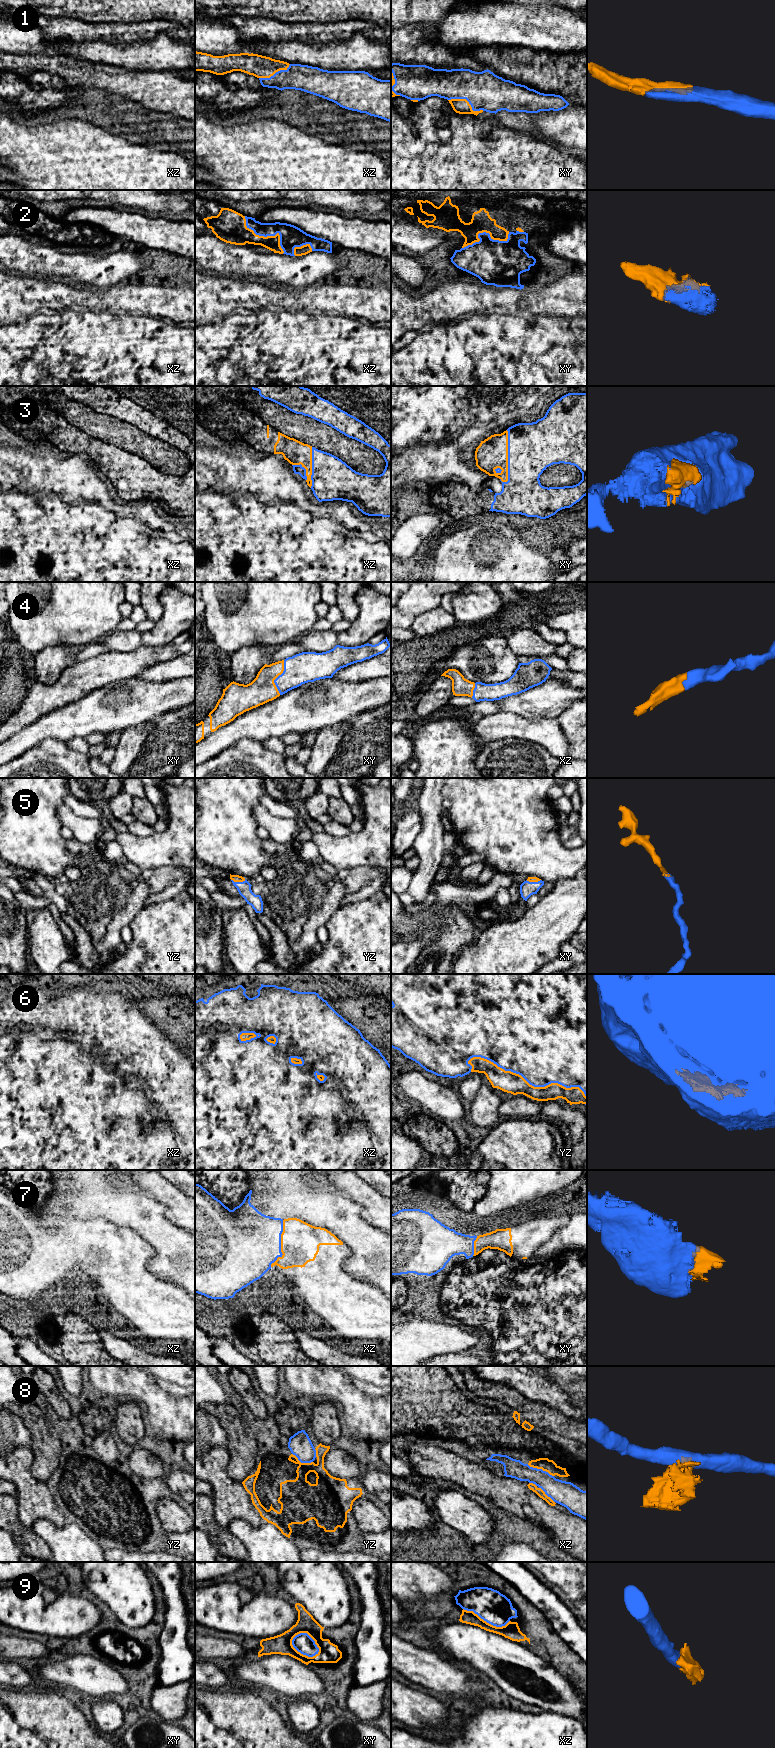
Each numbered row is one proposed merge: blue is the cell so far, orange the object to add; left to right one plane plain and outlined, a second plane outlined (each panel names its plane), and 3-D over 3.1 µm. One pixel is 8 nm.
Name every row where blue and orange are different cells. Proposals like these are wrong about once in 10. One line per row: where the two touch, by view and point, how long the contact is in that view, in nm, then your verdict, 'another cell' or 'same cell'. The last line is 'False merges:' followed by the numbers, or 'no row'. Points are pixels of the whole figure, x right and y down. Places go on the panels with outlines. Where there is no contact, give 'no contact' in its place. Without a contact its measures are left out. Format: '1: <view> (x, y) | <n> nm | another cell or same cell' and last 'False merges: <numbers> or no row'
1: xy (467, 100) | 300 nm | same cell
2: xz (267, 235) | 440 nm | same cell
3: xy (508, 458) | 420 nm | same cell
4: xy (277, 677) | 280 nm | same cell
5: yz (238, 882) | 120 nm | same cell
6: yz (528, 1082) | 1000 nm | same cell
7: xz (280, 1244) | 400 nm | same cell
8: xz (540, 1469) | 240 nm | another cell
9: xy (302, 1653) | 240 nm | same cell
False merges: 8

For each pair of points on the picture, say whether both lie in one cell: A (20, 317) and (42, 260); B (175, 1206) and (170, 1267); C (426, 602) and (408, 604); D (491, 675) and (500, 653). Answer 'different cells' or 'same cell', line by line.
A: different cells
B: different cells
C: same cell
D: same cell

